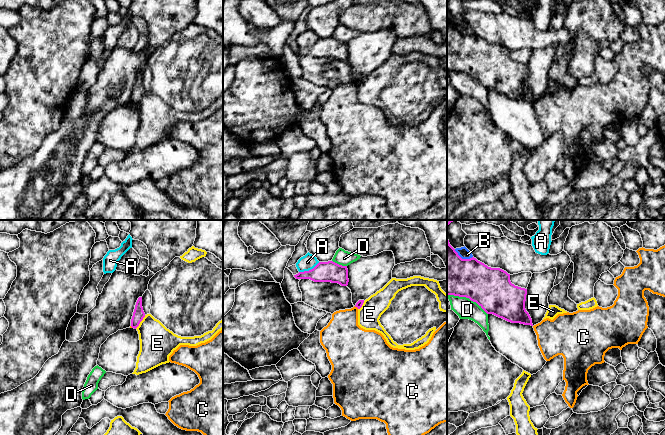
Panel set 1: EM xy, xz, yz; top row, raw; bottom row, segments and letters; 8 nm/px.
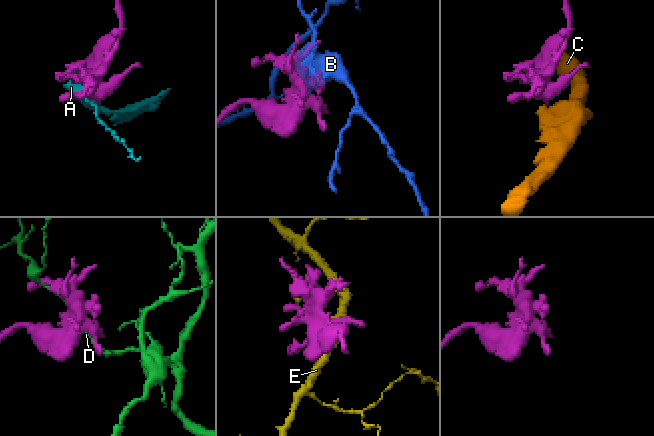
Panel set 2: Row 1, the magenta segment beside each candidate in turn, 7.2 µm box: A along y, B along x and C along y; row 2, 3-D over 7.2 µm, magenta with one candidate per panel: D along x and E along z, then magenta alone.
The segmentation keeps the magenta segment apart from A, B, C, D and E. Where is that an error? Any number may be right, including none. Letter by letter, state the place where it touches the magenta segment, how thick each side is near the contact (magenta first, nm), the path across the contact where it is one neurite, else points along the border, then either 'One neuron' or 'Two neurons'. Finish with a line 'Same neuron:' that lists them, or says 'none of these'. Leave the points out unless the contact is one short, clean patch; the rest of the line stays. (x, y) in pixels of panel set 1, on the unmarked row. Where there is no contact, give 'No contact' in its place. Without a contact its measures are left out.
A: Touches magenta at xz (309, 46). Thickness 160 nm (magenta) against 120 nm. Two neurons
B: Touches magenta at yz (463, 35). Thickness 340 nm (magenta) against 90 nm. Boundary: yz (454, 25), (462, 34), (472, 33). Two neurons
C: Touches magenta at xz (356, 82). Thickness 50 nm (magenta) against 280 nm. Boundary: xz (354, 82), (358, 84). Two neurons
D: Touches magenta at yz (467, 73). Thickness 340 nm (magenta) against 160 nm. Two neurons
E: Touches magenta at xy (140, 97). Thickness 90 nm (magenta) against 280 nm. Boundary: xy (145, 91), (135, 104). Two neurons
Same neuron: none of these

